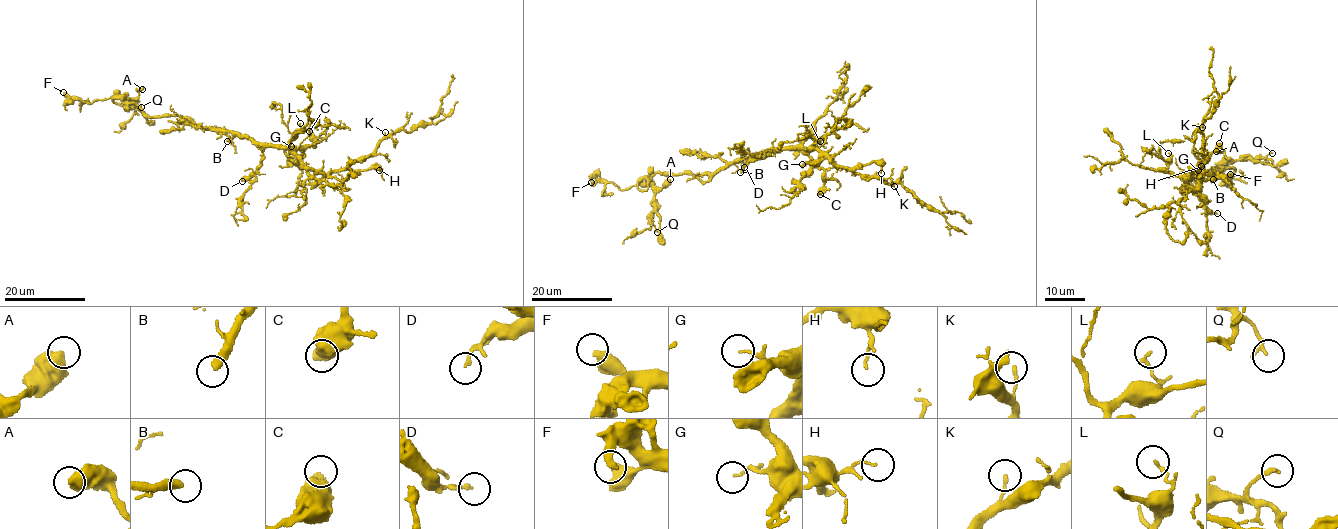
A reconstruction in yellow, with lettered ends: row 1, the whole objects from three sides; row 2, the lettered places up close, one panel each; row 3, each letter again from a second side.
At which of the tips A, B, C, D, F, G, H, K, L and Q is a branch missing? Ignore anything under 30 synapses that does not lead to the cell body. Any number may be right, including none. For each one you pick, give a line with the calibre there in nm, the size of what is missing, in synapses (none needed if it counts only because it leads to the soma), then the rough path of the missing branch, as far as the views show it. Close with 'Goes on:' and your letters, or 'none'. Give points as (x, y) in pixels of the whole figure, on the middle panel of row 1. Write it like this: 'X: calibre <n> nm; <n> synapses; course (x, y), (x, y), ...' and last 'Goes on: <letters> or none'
B: calibre 360 nm; 120 synapses; course (740, 172), (673, 264), (666, 268), (663, 262)
Goes on: B

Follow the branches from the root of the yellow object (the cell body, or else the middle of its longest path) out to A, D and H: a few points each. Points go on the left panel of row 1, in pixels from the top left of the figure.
A: (267, 144), (206, 130), (178, 116), (149, 117), (123, 101), (142, 89)
D: (267, 144), (259, 164), (242, 181)
H: (267, 144), (285, 146), (307, 166), (325, 173), (345, 168), (379, 170)

